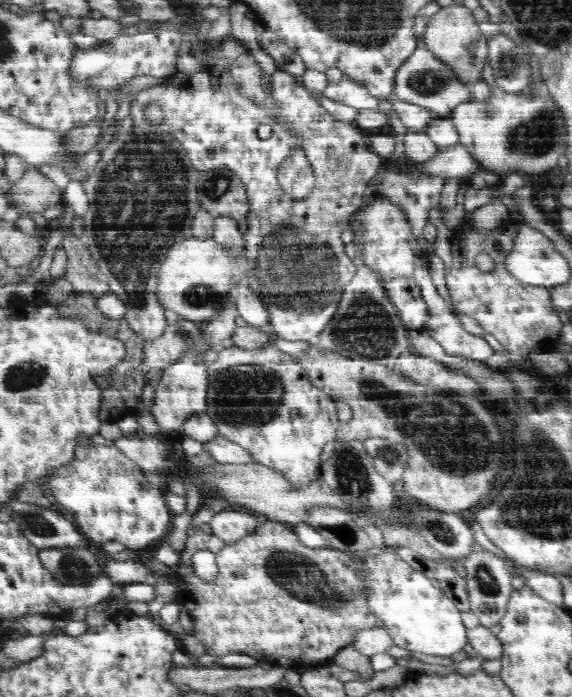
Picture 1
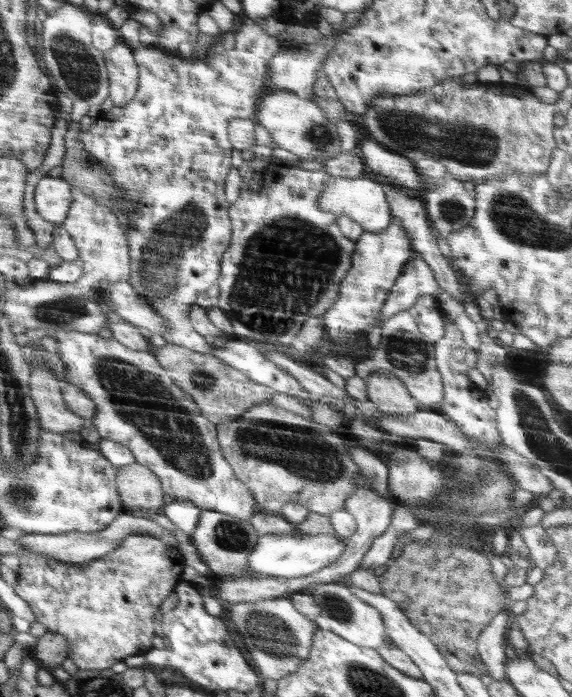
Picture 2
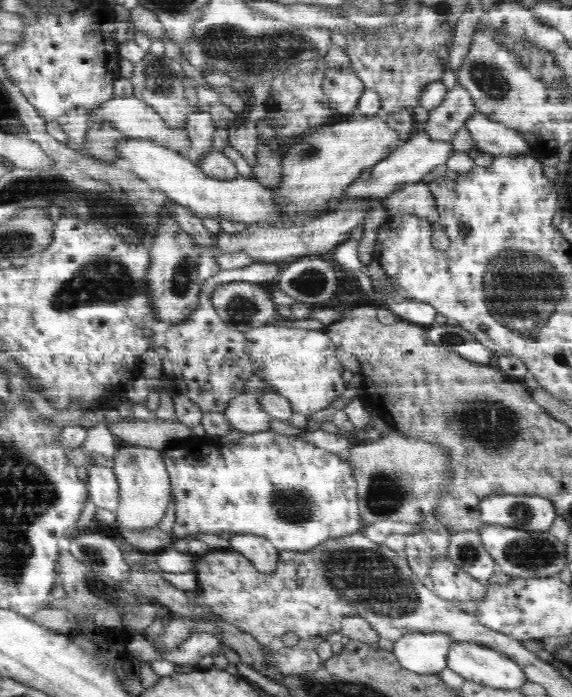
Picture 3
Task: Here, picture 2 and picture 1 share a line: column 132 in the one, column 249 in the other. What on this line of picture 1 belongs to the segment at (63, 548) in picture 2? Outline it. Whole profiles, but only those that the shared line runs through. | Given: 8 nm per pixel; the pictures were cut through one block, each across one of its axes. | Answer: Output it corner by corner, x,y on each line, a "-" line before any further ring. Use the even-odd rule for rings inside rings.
238,507
233,510
218,512
211,519
209,525
212,534
223,542
237,542
256,530
261,523
256,522
256,514
248,515
248,512
241,512

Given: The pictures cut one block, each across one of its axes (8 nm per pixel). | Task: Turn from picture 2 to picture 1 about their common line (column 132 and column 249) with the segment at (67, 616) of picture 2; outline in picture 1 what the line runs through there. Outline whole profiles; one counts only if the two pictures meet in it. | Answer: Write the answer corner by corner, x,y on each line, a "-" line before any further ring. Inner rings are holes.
268,520
257,526
253,533
232,544
223,542
213,534
205,534
191,524
186,547
179,556
177,599
181,608
192,615
194,635
212,656
242,653
276,666
310,670
333,662
342,648
352,644
355,632
381,627
381,620
368,608
364,580
360,580
358,566
364,564
362,557
329,547
304,546
290,524
-
200,551
215,555
220,577
213,584
202,581
198,576
196,558

